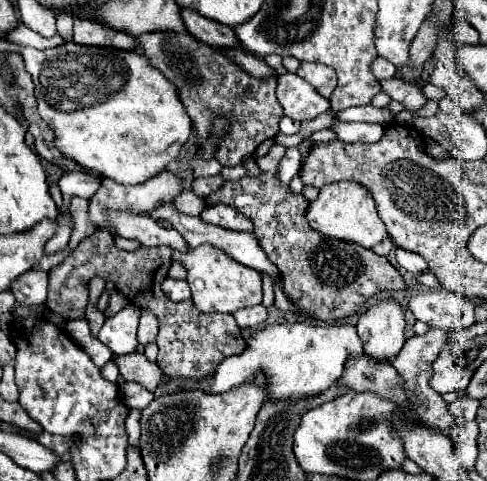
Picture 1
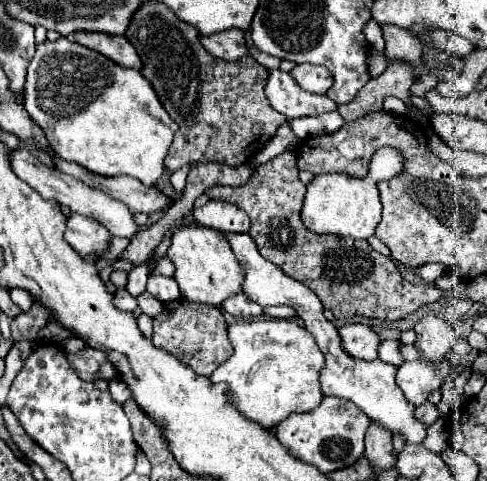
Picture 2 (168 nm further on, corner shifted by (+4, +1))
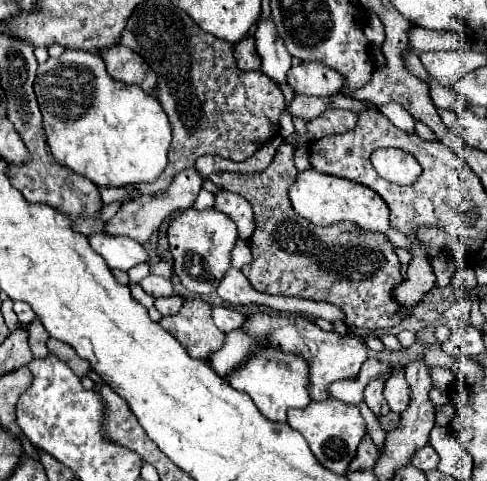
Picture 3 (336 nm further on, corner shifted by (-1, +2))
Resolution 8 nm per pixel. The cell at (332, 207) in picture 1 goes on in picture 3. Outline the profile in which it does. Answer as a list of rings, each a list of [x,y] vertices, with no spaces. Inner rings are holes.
[[[308,169],[304,173],[298,173],[298,179],[290,189],[290,201],[292,201],[294,211],[314,225],[326,227],[326,225],[348,221],[348,223],[358,225],[364,231],[384,233],[397,247],[408,251],[412,249],[406,236],[388,225],[388,205],[384,203],[384,199],[366,185],[358,185],[358,183],[346,181],[342,177],[334,177],[334,175],[326,175],[326,173]]]

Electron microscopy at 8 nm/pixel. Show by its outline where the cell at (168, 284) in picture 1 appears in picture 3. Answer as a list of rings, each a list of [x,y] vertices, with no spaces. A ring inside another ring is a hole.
[[[148,275],[146,279],[140,281],[140,287],[152,295],[154,299],[156,297],[166,297],[166,295],[174,295],[174,287],[172,287],[172,281],[166,279],[166,277],[158,277],[158,275]]]

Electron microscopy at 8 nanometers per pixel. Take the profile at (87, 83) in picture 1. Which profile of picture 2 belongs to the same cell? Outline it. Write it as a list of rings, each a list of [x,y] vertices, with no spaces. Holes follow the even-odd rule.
[[[63,36],[55,42],[45,40],[43,44],[37,44],[37,52],[27,68],[25,110],[43,128],[59,158],[75,162],[99,176],[125,174],[141,180],[145,186],[155,186],[157,178],[163,174],[163,160],[179,128],[171,116],[167,116],[157,94],[151,92],[151,84],[143,80],[141,72],[119,68],[119,64],[113,60],[107,60],[95,50],[89,50]]]

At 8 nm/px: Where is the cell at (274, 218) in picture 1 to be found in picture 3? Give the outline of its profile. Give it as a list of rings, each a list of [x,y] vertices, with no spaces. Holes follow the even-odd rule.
[[[282,143],[276,151],[270,167],[262,173],[254,175],[242,175],[242,173],[212,173],[210,181],[218,185],[220,189],[228,189],[232,193],[242,195],[254,209],[256,215],[256,231],[250,237],[250,249],[254,255],[254,263],[250,265],[250,271],[242,271],[252,287],[262,293],[270,295],[294,295],[302,299],[314,299],[314,301],[328,301],[344,311],[346,323],[350,327],[364,327],[364,329],[388,329],[398,325],[406,315],[408,309],[402,307],[394,299],[394,289],[398,283],[402,283],[400,275],[400,261],[394,253],[392,243],[382,233],[370,233],[360,231],[352,223],[336,223],[330,227],[316,227],[310,221],[304,221],[296,211],[292,209],[292,203],[288,199],[288,191],[292,183],[296,183],[296,167],[294,167],[294,147],[290,143]]]

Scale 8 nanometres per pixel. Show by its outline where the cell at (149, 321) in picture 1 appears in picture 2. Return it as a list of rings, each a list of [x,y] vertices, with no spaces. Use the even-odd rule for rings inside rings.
[[[143,292],[139,298],[137,298],[141,310],[149,316],[157,316],[161,310],[163,310],[163,302],[159,302],[155,296],[151,296],[149,292]]]

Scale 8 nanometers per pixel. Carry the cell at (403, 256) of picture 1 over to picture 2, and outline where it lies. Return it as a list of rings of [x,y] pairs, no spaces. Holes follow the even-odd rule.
[[[425,264],[421,268],[415,268],[415,274],[421,276],[425,282],[433,282],[441,276],[443,272],[443,264]]]

